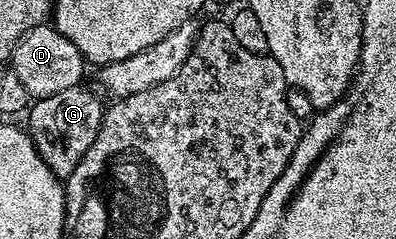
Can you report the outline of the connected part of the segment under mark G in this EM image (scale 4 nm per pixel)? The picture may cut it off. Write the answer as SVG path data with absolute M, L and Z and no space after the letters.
M88 85L63 88L63 92L55 92L55 96L36 99L28 107L29 126L27 133L35 144L38 156L47 164L47 168L56 178L62 180L71 176L75 168L79 168L79 160L87 156L87 148L95 144L95 136L99 136L101 121L105 119L106 107L87 88Z

